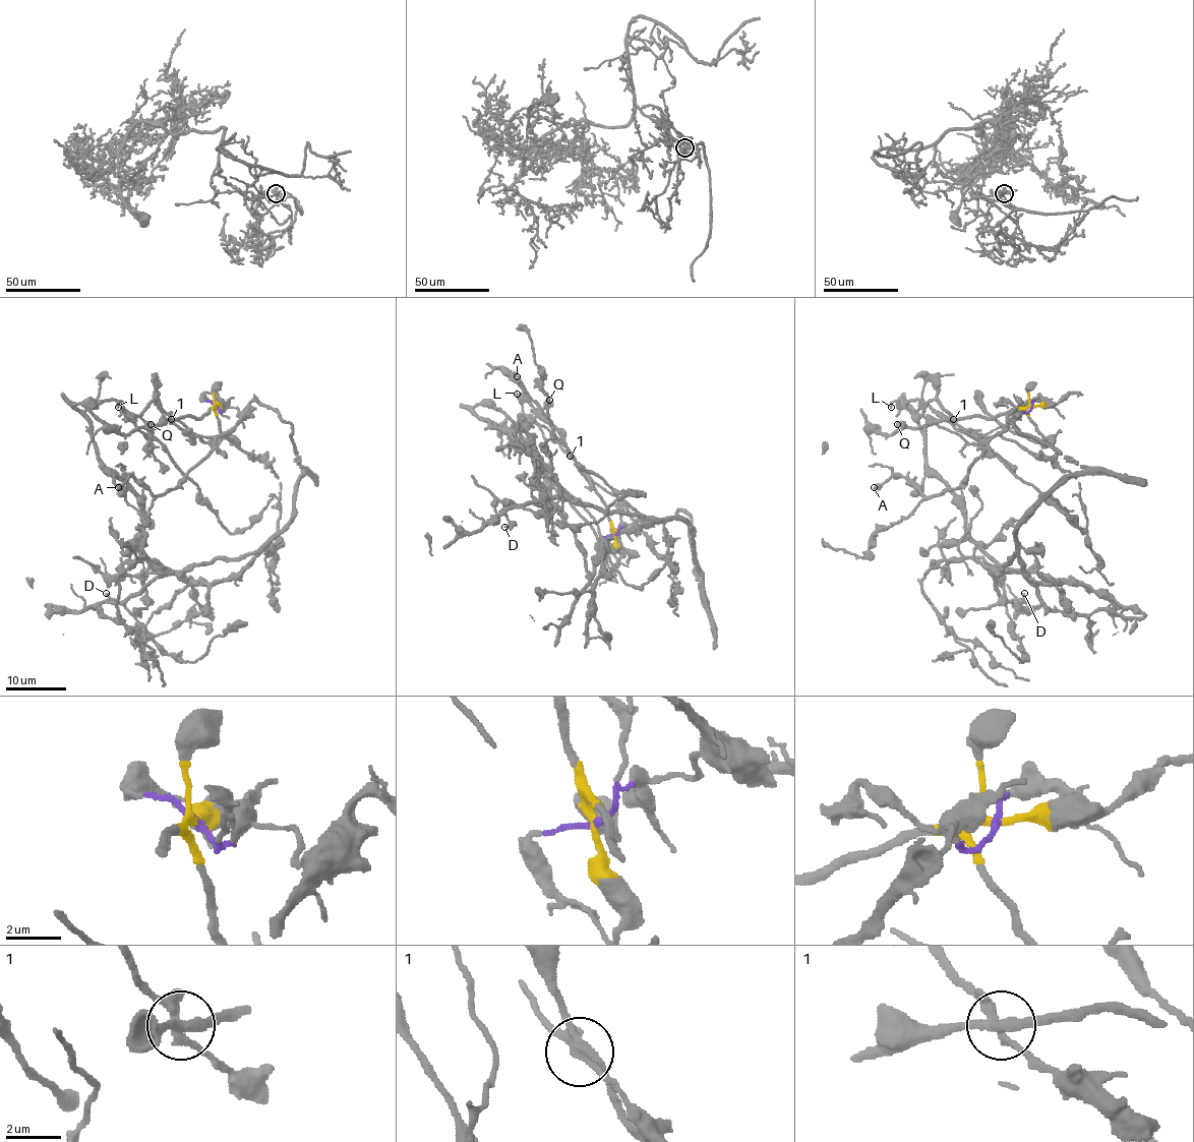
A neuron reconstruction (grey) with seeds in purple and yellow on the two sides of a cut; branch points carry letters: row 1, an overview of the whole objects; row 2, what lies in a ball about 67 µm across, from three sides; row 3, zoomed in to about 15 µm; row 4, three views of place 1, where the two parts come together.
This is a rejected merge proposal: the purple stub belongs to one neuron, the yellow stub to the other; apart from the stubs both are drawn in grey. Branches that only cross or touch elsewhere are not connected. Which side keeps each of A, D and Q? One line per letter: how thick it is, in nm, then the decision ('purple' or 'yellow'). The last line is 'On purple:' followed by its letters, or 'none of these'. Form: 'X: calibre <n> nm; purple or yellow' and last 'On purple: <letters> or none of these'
A: calibre 360 nm; purple
D: calibre 140 nm; purple
Q: calibre 650 nm; yellow
On purple: A, D

